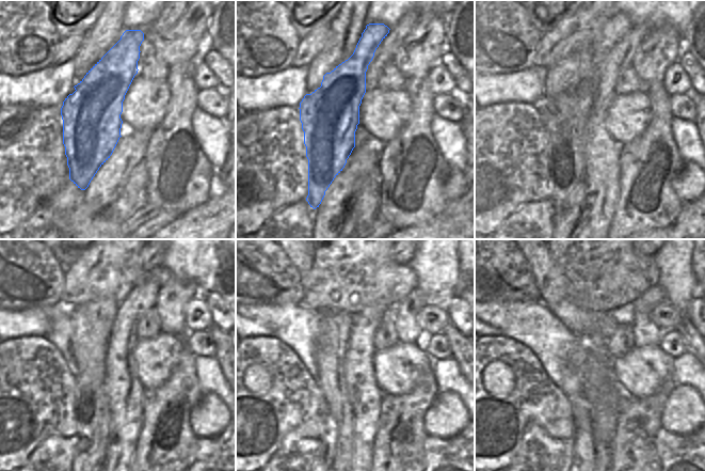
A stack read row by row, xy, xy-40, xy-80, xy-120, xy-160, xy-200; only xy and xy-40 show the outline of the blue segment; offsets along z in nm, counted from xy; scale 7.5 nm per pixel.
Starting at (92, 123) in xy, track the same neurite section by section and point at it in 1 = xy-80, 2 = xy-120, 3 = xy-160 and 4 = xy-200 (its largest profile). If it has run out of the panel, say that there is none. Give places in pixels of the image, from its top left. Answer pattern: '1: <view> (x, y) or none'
1: xy-80 (564, 115)
2: xy-120 (90, 345)
3: xy-160 (335, 328)
4: xy-200 (572, 387)

